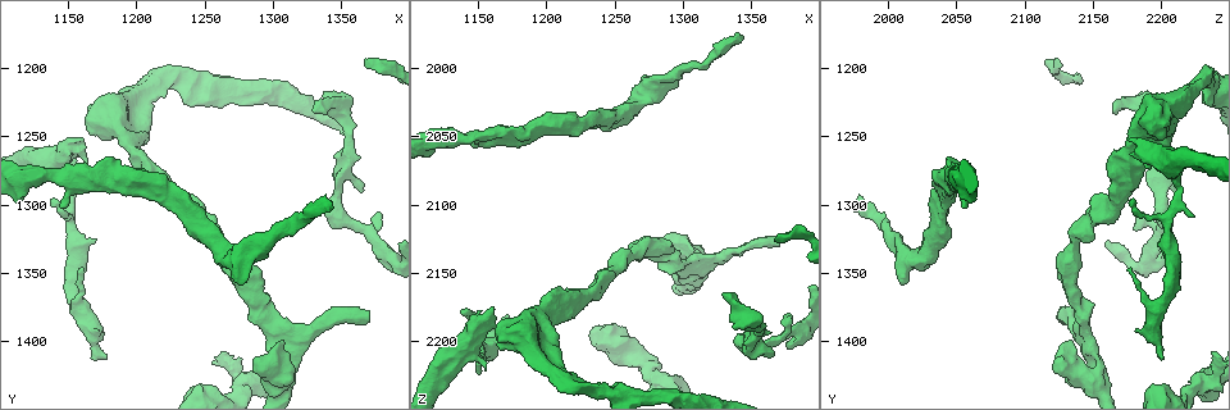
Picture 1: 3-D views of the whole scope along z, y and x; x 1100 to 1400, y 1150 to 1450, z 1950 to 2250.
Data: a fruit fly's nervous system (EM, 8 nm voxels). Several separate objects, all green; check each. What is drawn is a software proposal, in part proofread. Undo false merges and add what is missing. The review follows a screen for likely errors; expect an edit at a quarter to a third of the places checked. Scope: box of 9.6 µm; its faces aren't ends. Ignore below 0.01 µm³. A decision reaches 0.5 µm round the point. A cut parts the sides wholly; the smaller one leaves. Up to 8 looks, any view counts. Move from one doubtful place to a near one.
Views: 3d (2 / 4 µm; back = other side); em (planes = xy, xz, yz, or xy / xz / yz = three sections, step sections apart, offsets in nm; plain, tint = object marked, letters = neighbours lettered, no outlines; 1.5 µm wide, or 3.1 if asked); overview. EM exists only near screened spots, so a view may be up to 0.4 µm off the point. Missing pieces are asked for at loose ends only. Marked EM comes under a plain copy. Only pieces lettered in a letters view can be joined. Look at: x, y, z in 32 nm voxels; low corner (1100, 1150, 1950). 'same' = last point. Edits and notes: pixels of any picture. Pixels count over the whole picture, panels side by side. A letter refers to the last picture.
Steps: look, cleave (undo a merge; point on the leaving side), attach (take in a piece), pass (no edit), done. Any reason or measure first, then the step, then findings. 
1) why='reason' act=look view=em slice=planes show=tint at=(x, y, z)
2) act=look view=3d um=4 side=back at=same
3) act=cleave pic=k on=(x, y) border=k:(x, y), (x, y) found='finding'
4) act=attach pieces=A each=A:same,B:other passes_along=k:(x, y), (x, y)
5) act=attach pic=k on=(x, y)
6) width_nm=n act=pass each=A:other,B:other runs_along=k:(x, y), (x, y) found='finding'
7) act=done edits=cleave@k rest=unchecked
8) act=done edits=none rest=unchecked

why='branch point' act=look view=3d um=4 at=(1284, 1432, 2230)

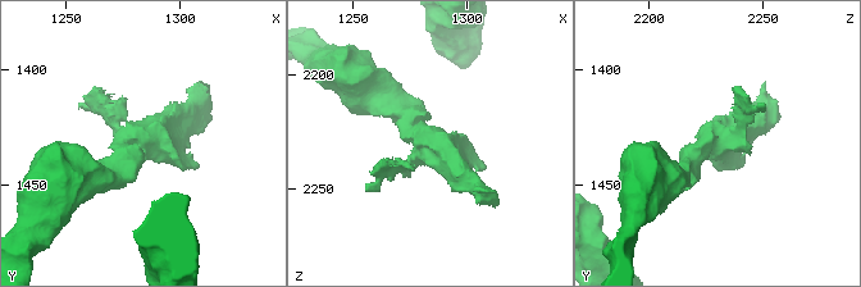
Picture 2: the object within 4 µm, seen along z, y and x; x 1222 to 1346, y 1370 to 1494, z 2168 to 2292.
why='shape alone is not enough' act=look view=em slice=xz step=4 show=tint at=(1284, 1432, 2230)

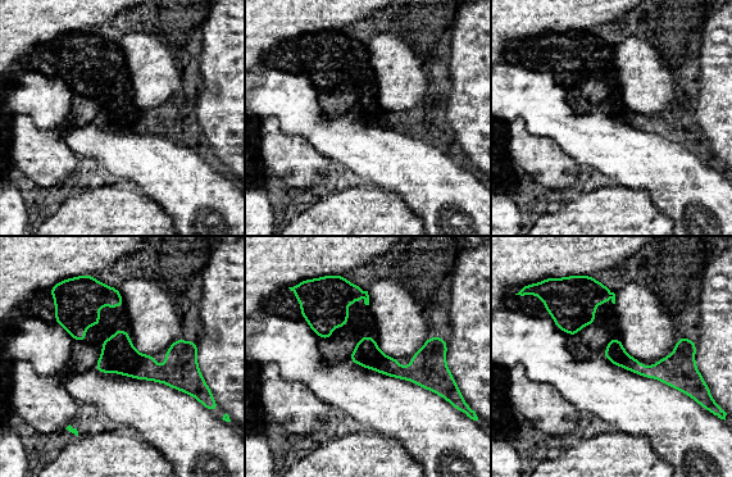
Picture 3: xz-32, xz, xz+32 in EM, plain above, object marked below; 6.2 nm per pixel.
act=look view=em slice=planes show=letters at=same

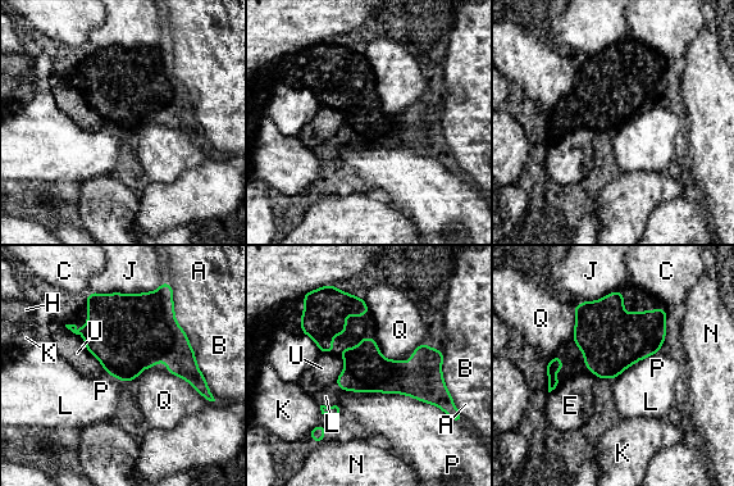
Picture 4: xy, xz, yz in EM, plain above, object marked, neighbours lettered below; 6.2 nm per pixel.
act=pass each=A:other,B:other,C:other,E:other,H:other,J:other,K:other,L:other,N:other,P:other,Q:other,U:other border=4:(378, 348), (388, 359), (406, 358) found='all the same neuron'

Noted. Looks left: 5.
why='branch stops here' act=look view=em slice=planes show=letters at=(1372, 1378, 2130)

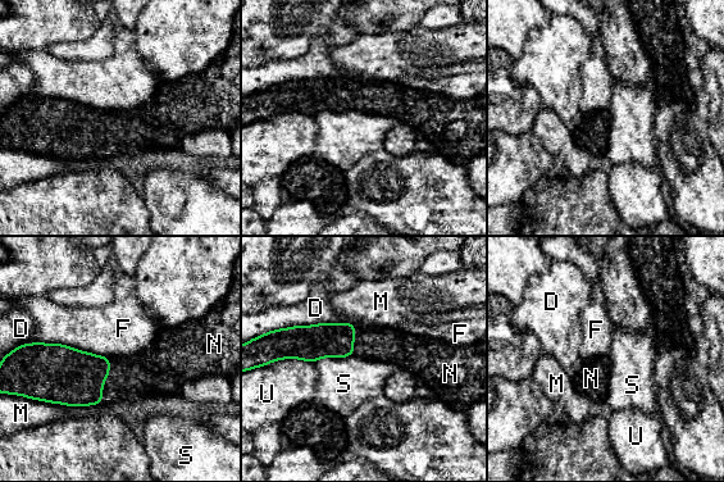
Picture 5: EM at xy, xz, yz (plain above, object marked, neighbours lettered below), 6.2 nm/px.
longest_contact=F:480nm act=attach pieces=N each=D:other,F:other,M:other,N:same,S:other,U:other passes_along=5:(65, 376), (105, 380), (131, 378) found='it goes on there'

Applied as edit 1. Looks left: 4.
why='see it whole again' act=look view=overview

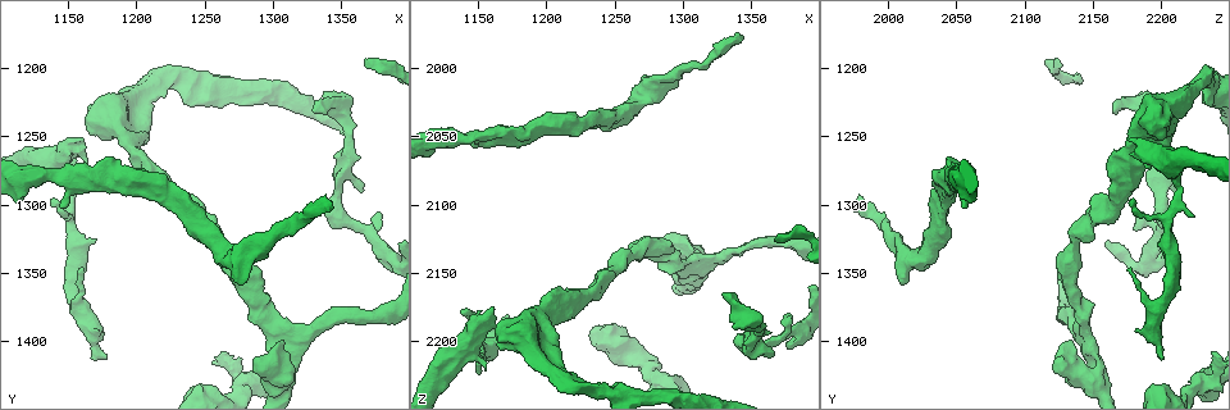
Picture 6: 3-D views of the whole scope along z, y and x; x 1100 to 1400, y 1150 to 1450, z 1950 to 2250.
why='long arm stops here' act=look view=3d um=4 at=(1344, 1298, 1976)

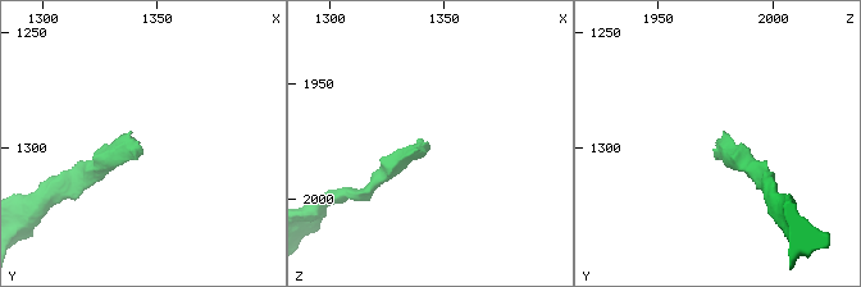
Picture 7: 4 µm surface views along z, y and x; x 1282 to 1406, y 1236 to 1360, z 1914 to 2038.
act=look view=em slice=yz step=4 show=letters at=(1343, 1297, 1977)

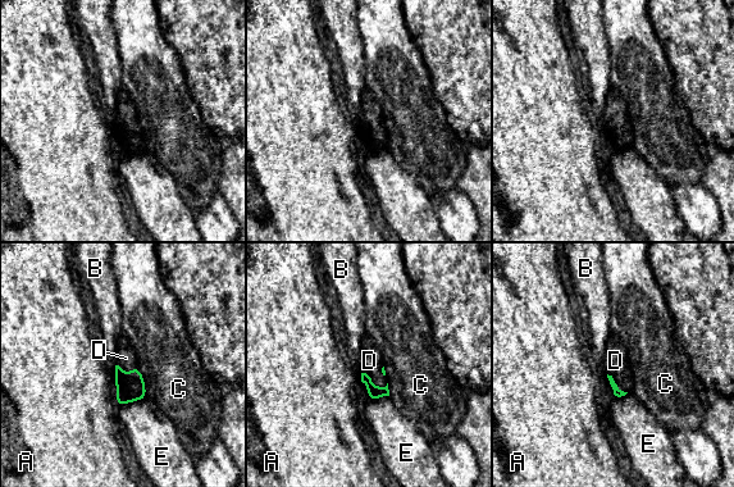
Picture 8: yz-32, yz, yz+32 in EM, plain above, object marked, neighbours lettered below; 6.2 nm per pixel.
why='cut it another way' act=look view=em slice=planes show=letters at=same

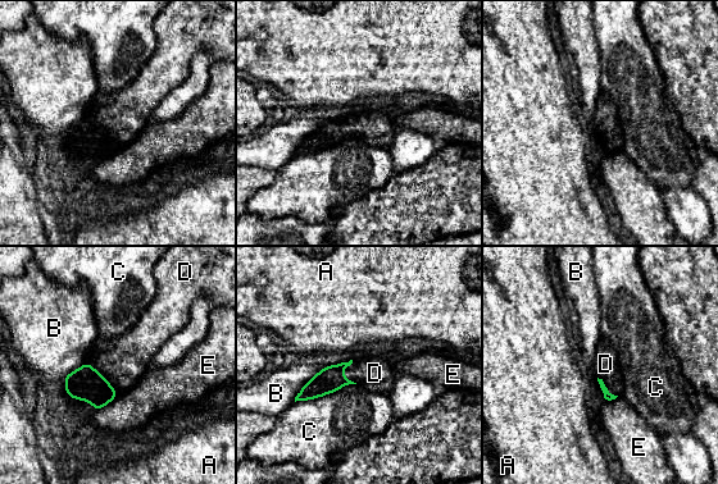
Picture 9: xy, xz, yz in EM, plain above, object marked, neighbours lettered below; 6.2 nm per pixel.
act=attach pieces=D each=A:other,B:other,C:other,D:same,E:other passes_along=9:(87, 384), (104, 378), (125, 360) found='it goes on there'

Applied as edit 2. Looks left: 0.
act=done edits=attach@5,attach@9 rest=unchecked

